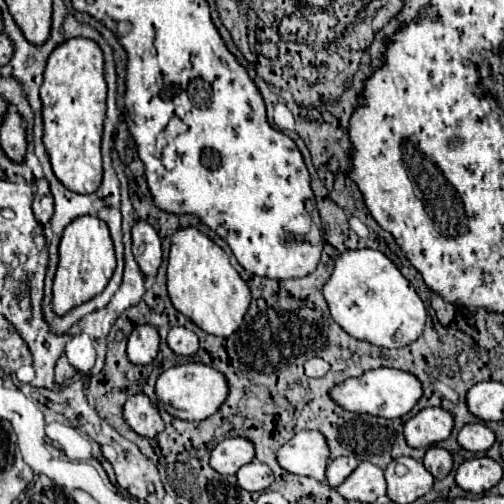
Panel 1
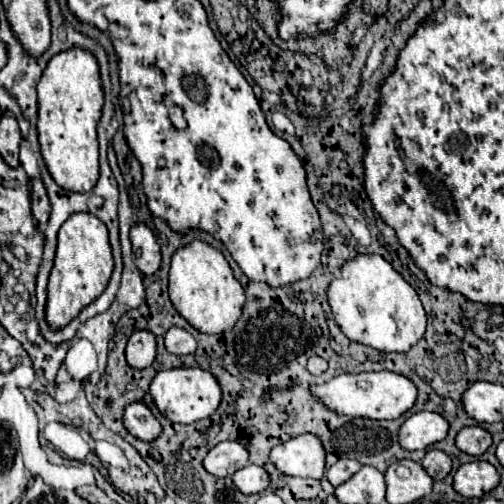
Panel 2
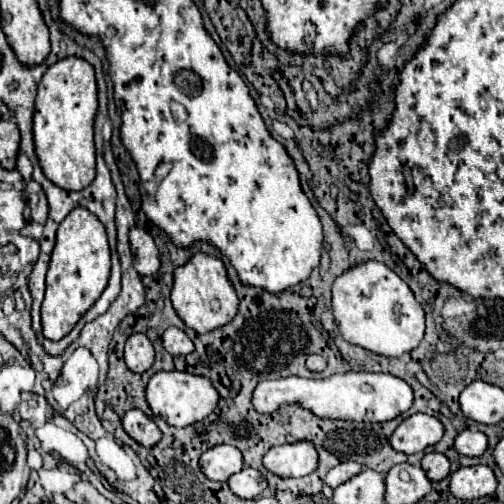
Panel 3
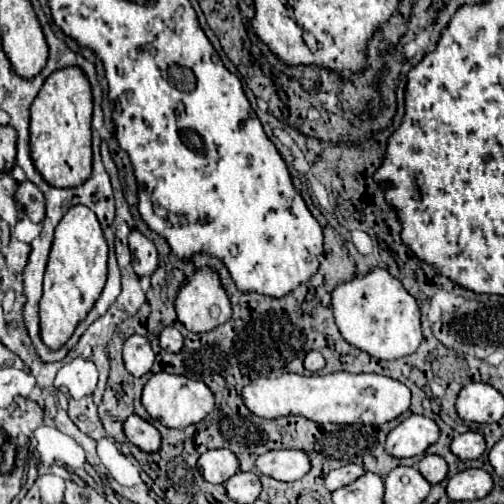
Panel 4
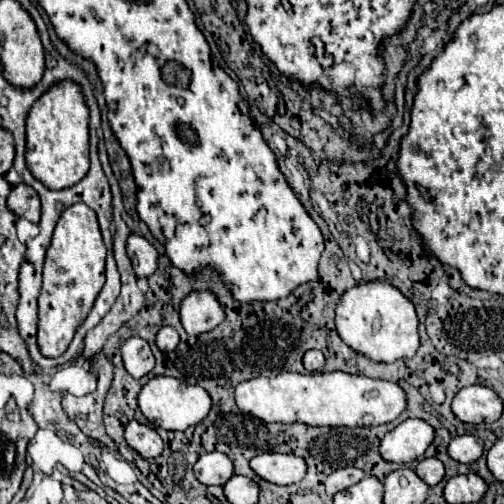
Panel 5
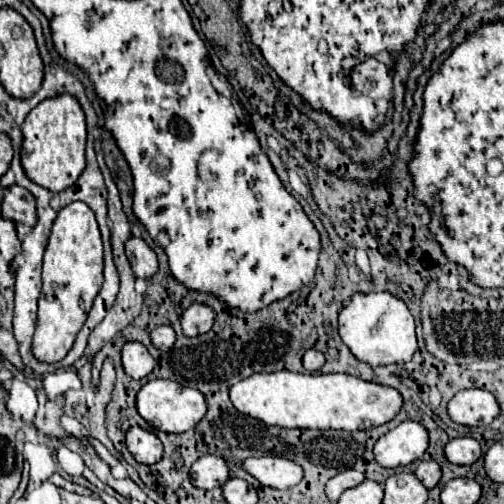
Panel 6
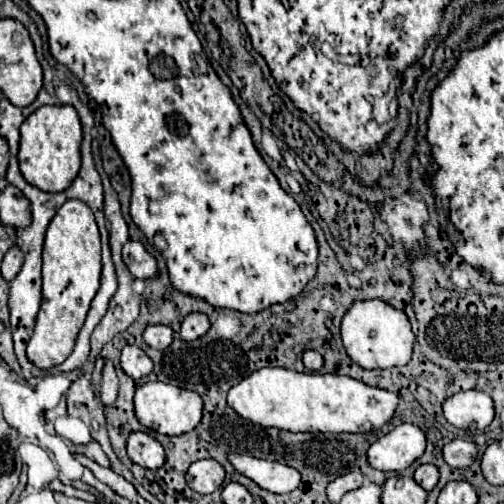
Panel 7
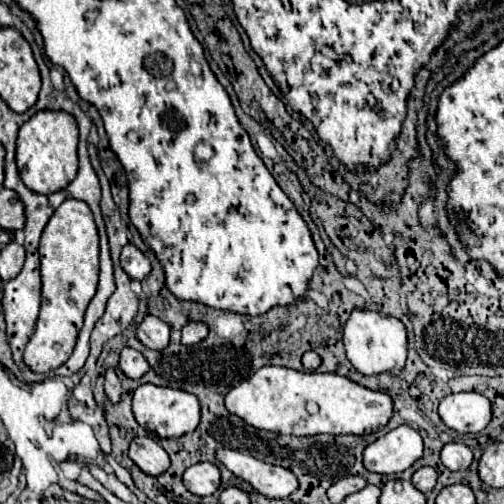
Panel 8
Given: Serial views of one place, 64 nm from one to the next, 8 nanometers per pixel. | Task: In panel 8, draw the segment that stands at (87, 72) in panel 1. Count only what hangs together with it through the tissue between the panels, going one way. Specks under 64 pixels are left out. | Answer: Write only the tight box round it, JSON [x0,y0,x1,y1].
[16,112,78,194]

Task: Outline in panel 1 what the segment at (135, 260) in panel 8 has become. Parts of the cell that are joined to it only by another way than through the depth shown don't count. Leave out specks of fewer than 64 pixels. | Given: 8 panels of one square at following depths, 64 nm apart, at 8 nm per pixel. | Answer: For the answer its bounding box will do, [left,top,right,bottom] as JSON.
[132,220,162,276]

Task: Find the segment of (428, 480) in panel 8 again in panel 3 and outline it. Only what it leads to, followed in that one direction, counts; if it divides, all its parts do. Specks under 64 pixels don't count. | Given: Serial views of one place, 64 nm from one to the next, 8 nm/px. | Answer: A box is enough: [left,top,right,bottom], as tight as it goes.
[422,452,450,482]

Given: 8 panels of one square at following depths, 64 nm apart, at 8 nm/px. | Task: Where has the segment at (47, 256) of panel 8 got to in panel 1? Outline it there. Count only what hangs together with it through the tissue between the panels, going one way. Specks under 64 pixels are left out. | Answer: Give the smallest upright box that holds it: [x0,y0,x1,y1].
[52,216,116,314]

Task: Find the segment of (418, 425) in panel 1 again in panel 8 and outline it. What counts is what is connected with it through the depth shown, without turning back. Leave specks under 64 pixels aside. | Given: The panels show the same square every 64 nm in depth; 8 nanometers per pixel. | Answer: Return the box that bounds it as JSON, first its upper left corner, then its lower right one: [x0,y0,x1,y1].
[364,426,424,474]

